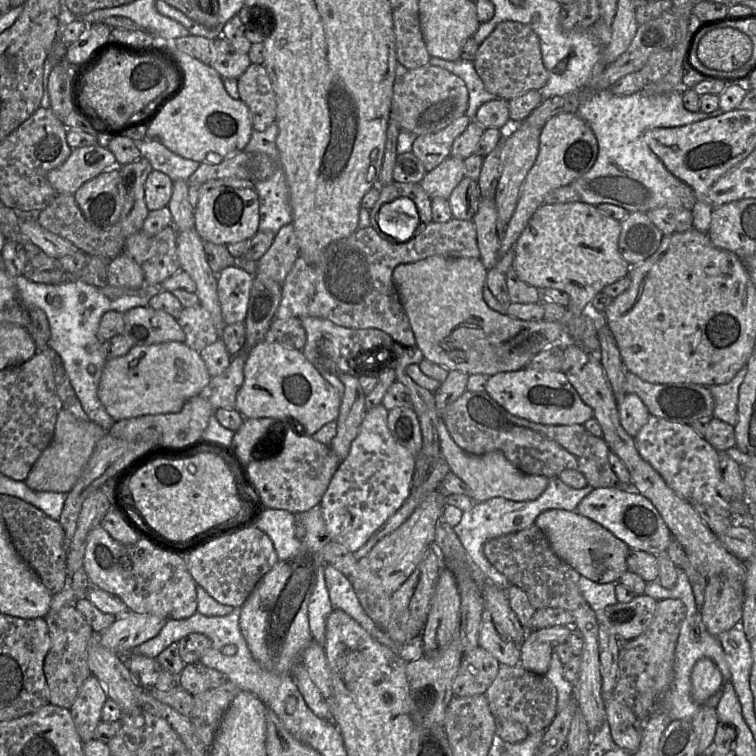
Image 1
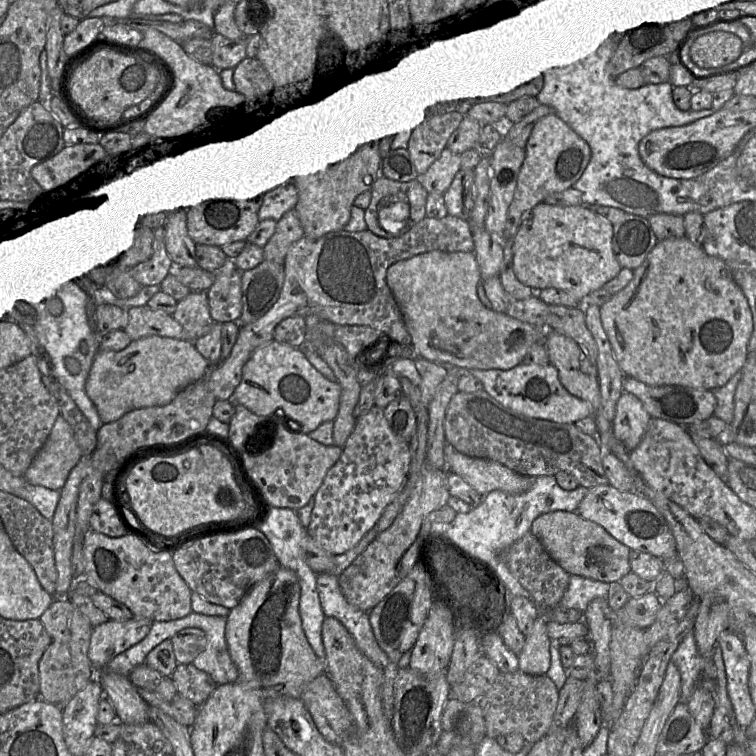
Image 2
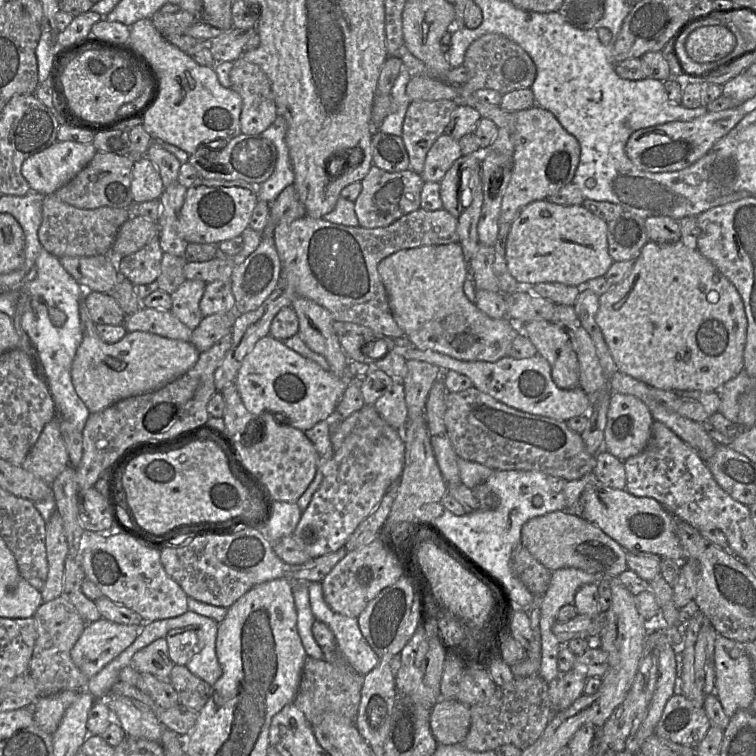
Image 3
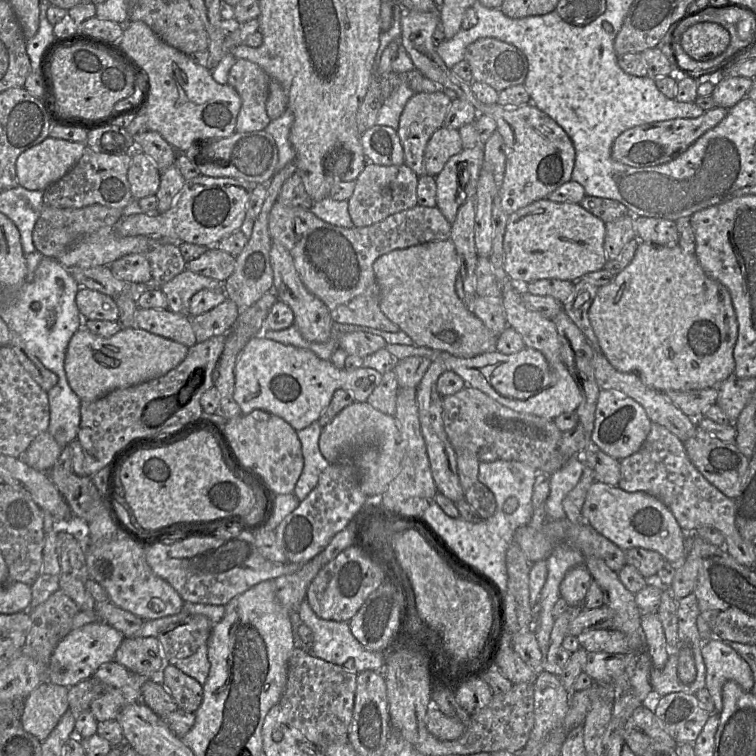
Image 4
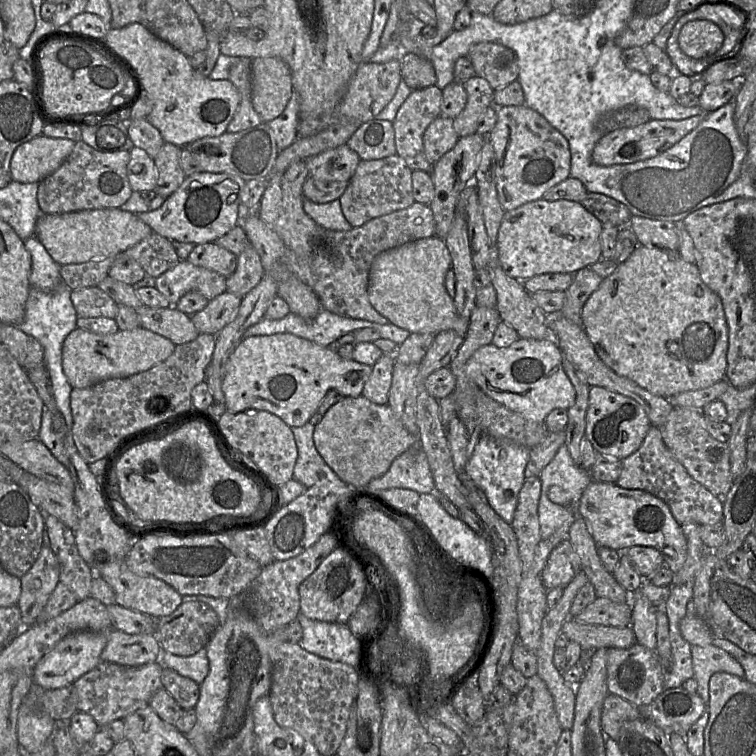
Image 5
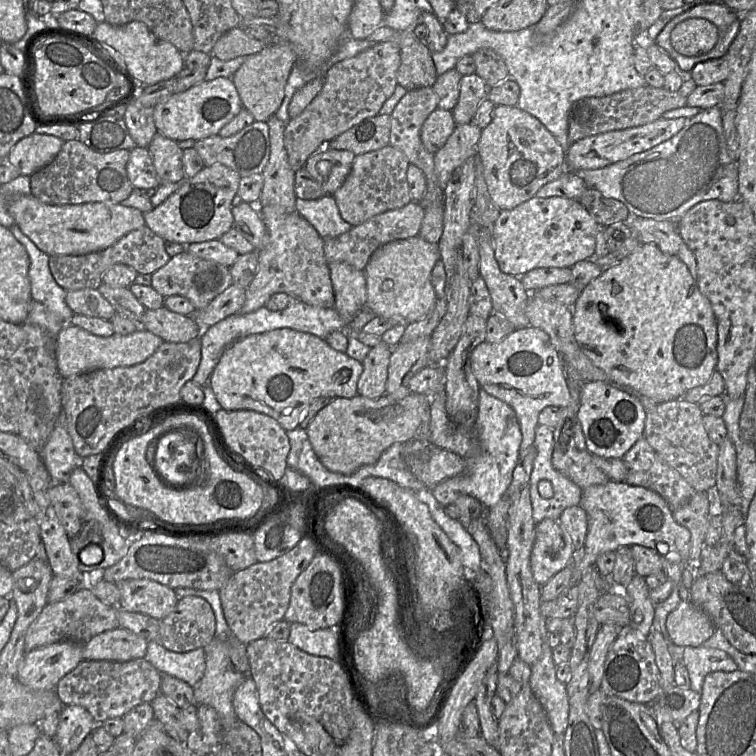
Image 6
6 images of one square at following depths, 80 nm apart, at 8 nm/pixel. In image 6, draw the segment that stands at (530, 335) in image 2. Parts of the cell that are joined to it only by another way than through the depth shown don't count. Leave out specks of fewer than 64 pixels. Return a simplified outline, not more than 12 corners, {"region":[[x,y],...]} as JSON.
{"region":[[419,236],[377,248],[366,307],[408,325],[436,302],[438,244]]}

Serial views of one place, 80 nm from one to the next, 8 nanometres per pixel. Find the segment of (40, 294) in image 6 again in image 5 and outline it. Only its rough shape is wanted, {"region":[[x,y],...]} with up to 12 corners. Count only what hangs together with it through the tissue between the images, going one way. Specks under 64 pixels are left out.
{"region":[[35,236],[23,243],[31,257],[30,287],[45,292],[62,283],[61,265]]}

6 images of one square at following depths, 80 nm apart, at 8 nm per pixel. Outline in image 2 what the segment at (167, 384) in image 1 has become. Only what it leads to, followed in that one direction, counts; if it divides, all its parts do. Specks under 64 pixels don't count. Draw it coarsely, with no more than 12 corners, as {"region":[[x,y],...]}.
{"region":[[193,341],[99,349],[85,390],[102,422],[170,403],[210,367]]}

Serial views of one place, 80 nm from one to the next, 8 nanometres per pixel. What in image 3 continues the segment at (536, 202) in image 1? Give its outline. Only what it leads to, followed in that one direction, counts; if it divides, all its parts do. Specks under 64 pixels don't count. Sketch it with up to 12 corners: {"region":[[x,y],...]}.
{"region":[[458,97],[514,140],[501,203],[511,224],[572,182],[578,140],[550,111]]}

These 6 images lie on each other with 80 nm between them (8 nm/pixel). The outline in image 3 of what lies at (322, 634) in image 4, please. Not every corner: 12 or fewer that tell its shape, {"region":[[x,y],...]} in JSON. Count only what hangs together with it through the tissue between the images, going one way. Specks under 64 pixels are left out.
{"region":[[321,582],[308,588],[315,619],[334,633],[348,664],[361,675],[381,658],[357,618],[334,612]]}

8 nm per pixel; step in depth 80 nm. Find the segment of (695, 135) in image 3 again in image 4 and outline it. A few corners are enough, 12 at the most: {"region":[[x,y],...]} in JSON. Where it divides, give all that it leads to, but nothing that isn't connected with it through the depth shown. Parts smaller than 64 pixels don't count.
{"region":[[728,114],[636,126],[613,142],[611,157],[633,167],[667,163]]}

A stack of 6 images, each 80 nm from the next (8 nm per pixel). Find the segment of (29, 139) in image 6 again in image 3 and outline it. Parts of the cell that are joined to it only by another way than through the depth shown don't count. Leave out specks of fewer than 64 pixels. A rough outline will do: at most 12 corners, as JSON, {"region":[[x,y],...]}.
{"region":[[56,141],[28,157],[31,192],[54,194],[87,166],[92,143]]}

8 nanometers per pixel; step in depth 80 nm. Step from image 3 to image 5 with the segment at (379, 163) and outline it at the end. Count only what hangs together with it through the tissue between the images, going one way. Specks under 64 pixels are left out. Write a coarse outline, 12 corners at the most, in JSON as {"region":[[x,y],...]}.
{"region":[[371,119],[346,142],[362,160],[397,154],[392,122]]}

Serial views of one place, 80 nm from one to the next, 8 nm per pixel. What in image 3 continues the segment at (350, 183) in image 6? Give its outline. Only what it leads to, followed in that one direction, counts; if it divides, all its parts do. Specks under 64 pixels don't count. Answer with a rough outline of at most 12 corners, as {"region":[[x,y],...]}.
{"region":[[373,165],[354,201],[360,227],[386,227],[421,208],[413,170]]}

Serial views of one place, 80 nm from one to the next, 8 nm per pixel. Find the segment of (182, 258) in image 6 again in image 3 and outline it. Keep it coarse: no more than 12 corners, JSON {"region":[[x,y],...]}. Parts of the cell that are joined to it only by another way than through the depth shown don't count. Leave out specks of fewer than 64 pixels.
{"region":[[186,279],[171,295],[171,312],[194,330],[206,288]]}

